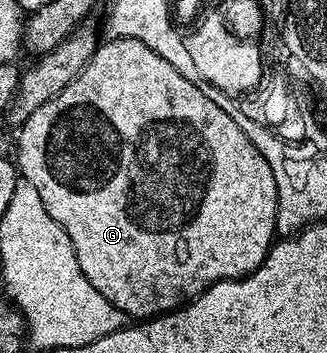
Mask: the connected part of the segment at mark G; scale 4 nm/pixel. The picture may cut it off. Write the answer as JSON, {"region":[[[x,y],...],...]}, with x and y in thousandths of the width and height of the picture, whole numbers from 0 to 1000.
{"region":[[[336,108],[315,116],[245,215],[232,215],[232,227],[220,227],[220,238],[208,238],[183,272],[110,306],[110,317],[98,317],[98,329],[86,329],[86,340],[67,348],[52,380],[49,470],[64,501],[92,516],[110,544],[122,544],[122,567],[135,567],[135,589],[147,589],[147,612],[159,612],[159,623],[171,623],[171,635],[208,657],[232,737],[281,816],[294,816],[303,833],[401,904],[456,907],[480,901],[486,890],[517,890],[523,878],[541,878],[547,867],[609,844],[636,813],[667,799],[768,776],[795,759],[813,717],[844,683],[850,535],[844,499],[820,453],[807,453],[783,408],[758,397],[734,351],[697,329],[688,297],[636,283],[636,272],[624,272],[624,261],[587,238],[587,227],[550,215],[550,204],[538,204],[538,193],[526,193],[502,159],[453,136],[453,125],[428,125],[428,113]]]}

